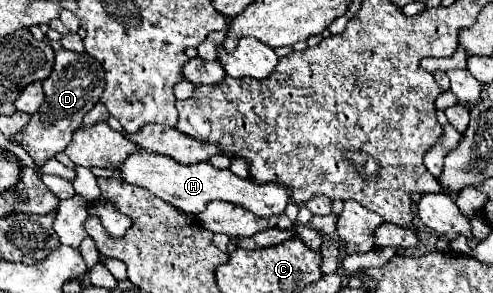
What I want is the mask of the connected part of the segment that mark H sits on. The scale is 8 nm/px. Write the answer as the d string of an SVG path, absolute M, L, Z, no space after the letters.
M137 150L129 154L123 162L123 166L117 168L119 176L127 180L131 186L139 186L149 190L151 194L163 198L165 202L173 204L185 214L197 216L209 202L213 200L225 200L237 206L243 206L245 210L257 214L257 216L281 216L285 212L285 206L289 204L291 192L281 184L253 184L249 178L241 180L231 170L219 170L211 166L209 162L197 162L191 166L183 166L175 162L173 158L159 156L159 154L147 154L143 150Z

